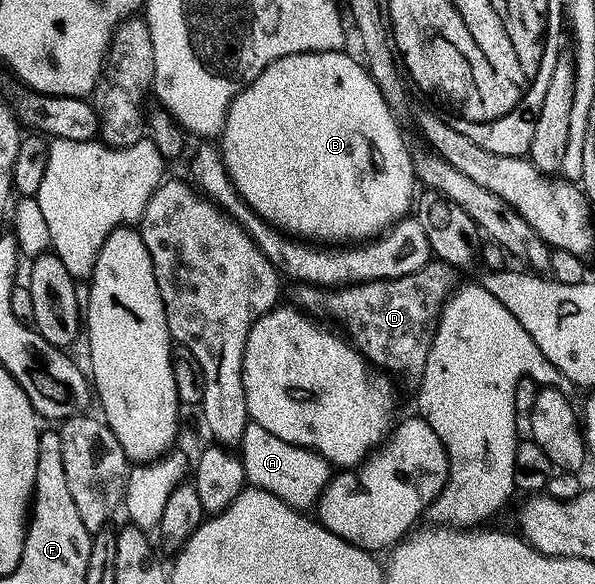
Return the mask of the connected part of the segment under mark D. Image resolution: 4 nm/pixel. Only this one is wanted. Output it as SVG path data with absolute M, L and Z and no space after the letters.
M432 261L426 263L421 269L417 269L417 273L409 273L409 277L378 279L369 283L353 283L334 289L324 289L314 285L299 285L294 288L296 290L294 302L304 312L324 311L329 318L336 319L344 327L342 330L351 346L367 360L368 364L375 366L376 363L379 366L376 368L382 369L392 376L404 375L407 379L418 380L425 369L425 361L429 357L429 349L443 312L443 306L447 304L453 288L456 286L455 275L456 272L447 263Z

